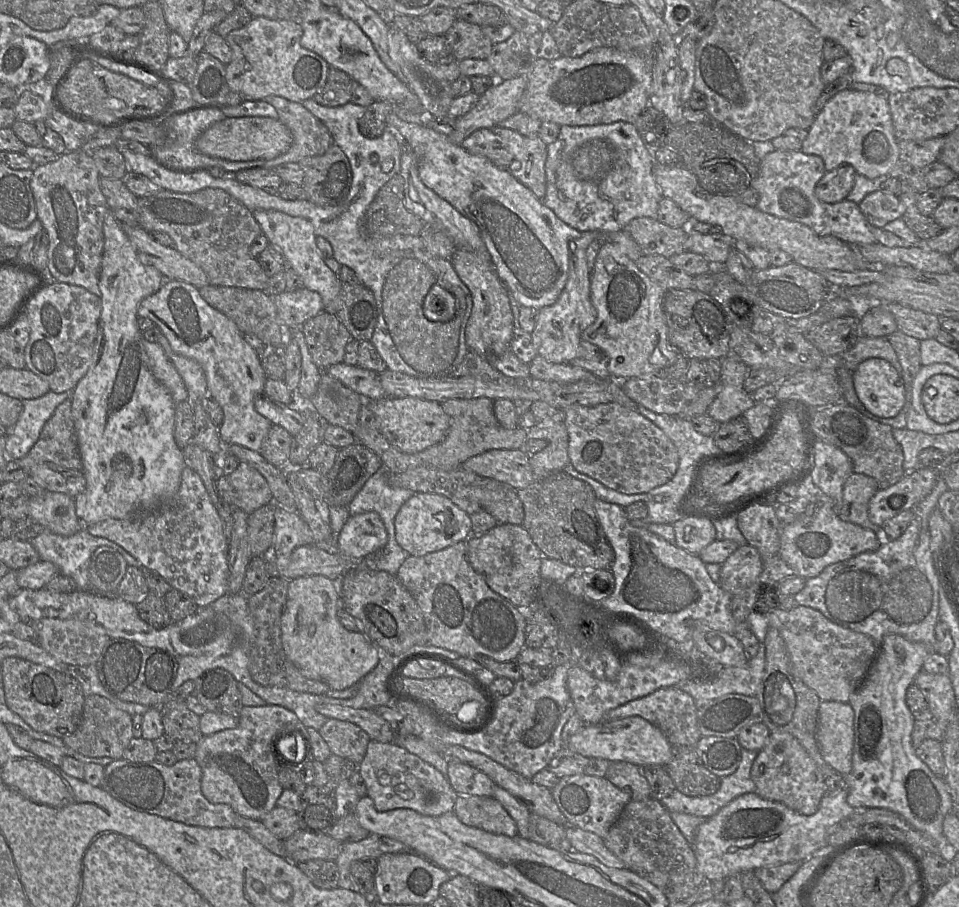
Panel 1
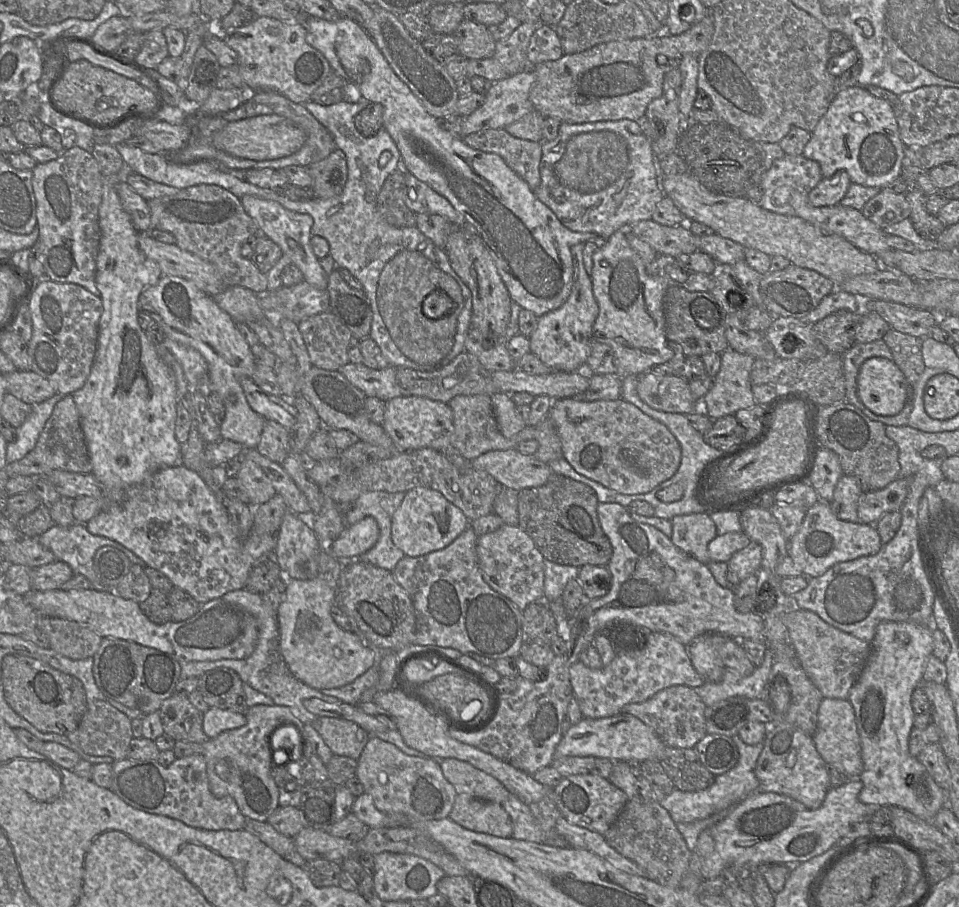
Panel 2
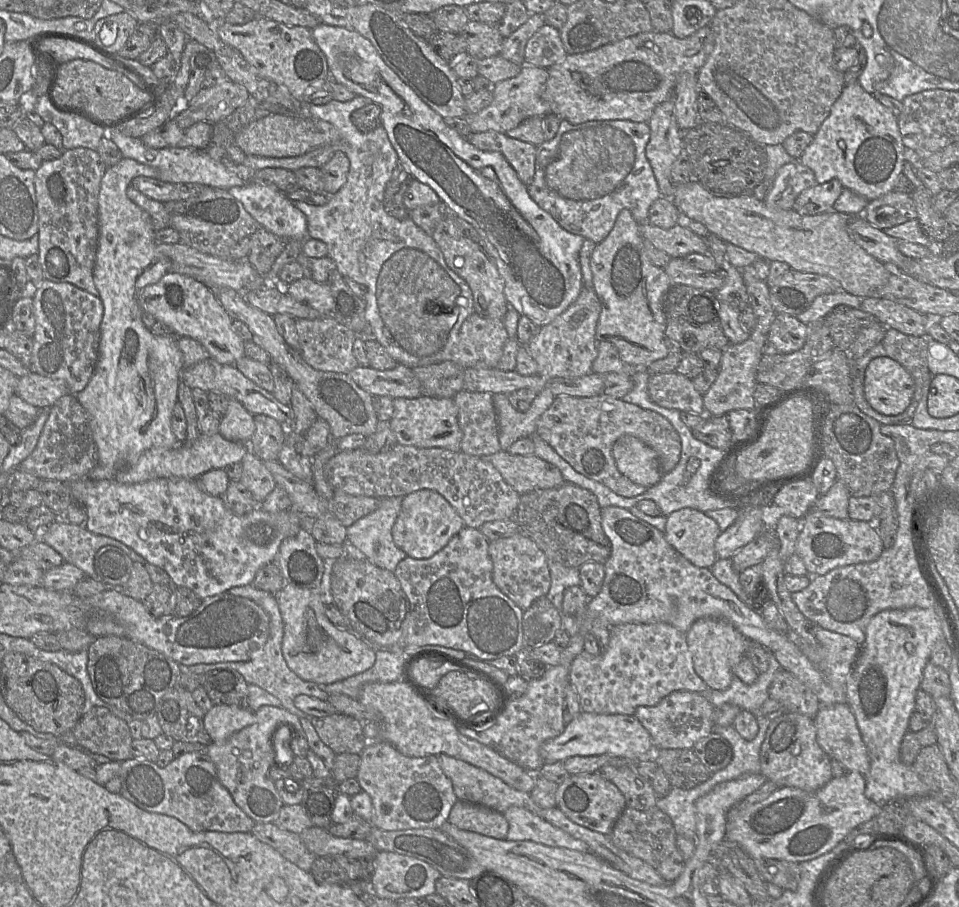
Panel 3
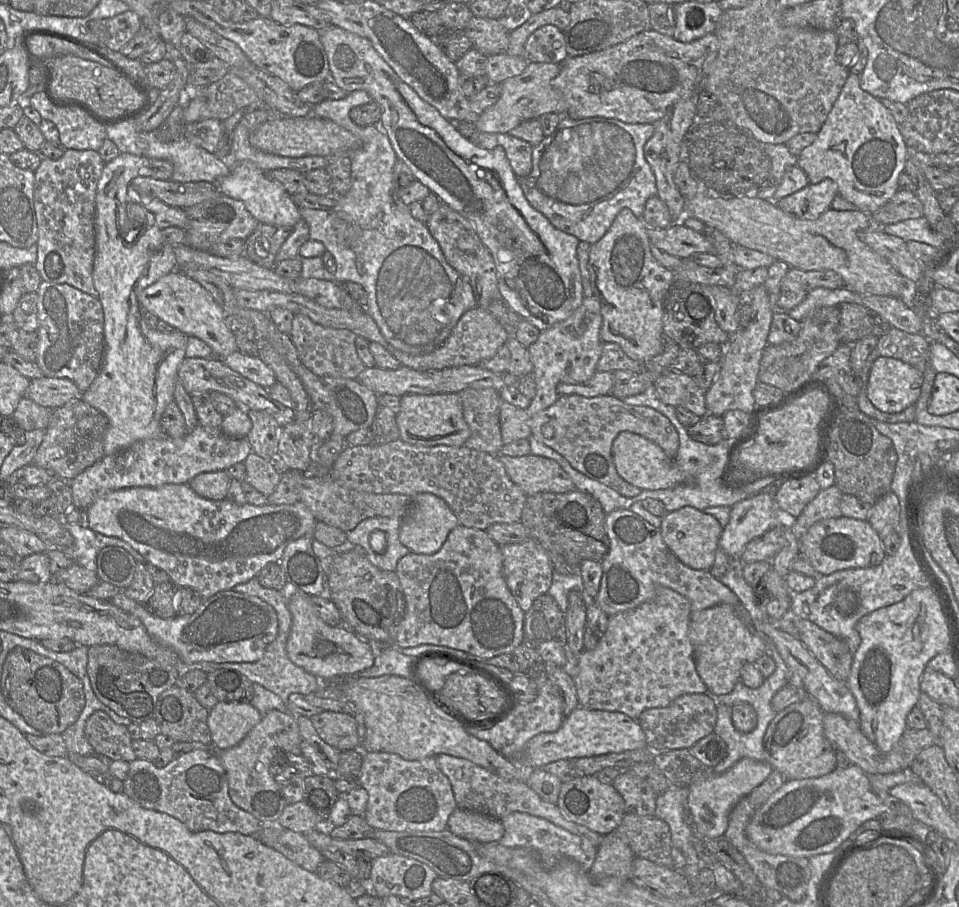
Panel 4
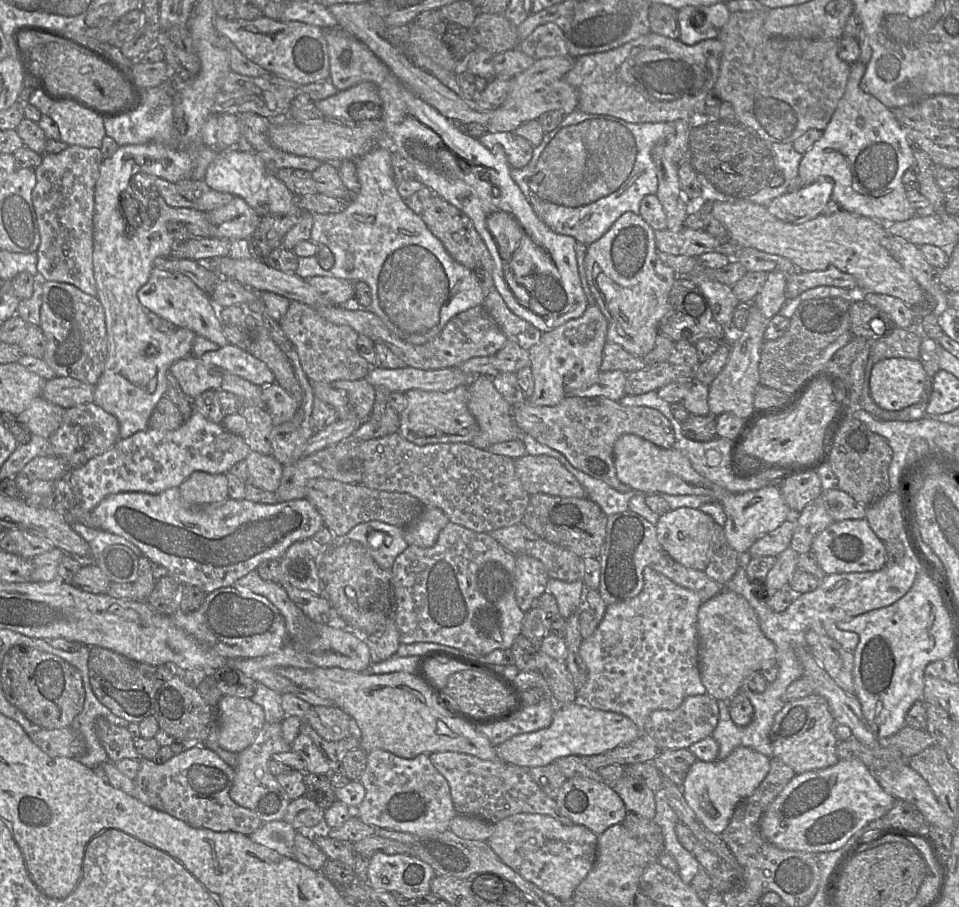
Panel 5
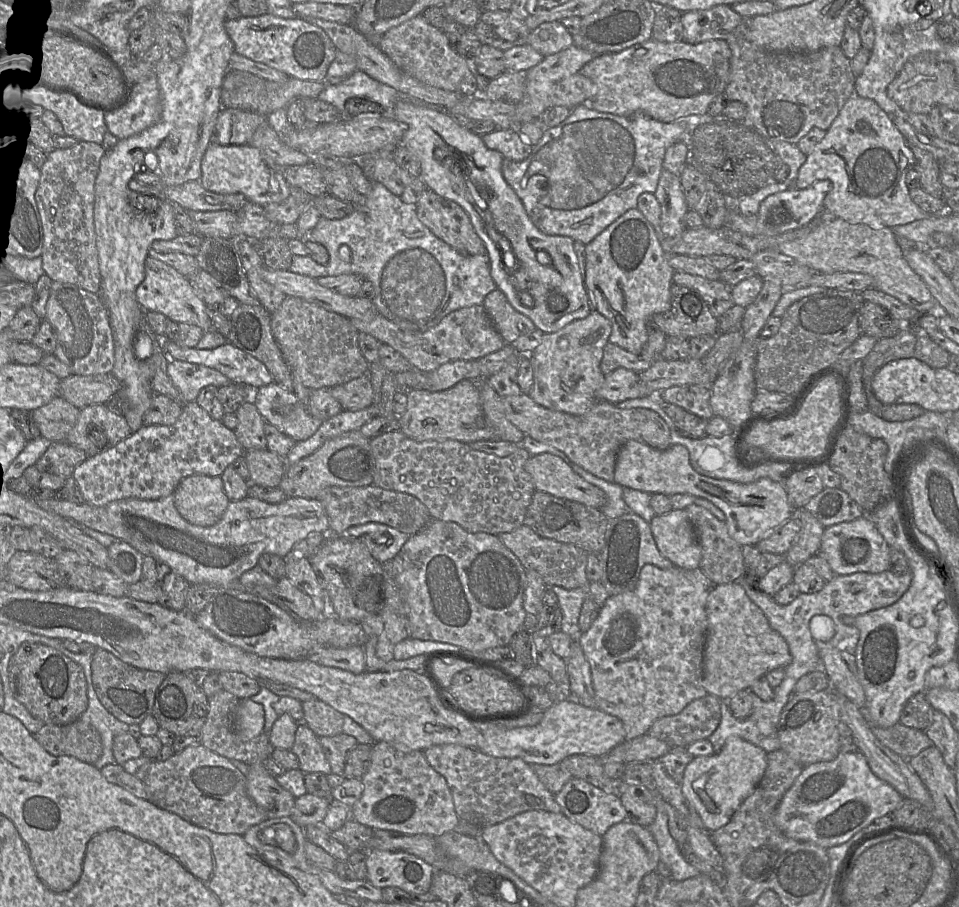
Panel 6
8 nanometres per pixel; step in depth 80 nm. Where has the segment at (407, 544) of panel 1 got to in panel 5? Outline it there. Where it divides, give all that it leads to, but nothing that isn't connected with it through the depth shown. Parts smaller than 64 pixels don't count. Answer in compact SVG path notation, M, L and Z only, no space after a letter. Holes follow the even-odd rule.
M425 506L421 515L404 528L403 537L408 545L432 547L440 531L449 523L446 514L437 507Z

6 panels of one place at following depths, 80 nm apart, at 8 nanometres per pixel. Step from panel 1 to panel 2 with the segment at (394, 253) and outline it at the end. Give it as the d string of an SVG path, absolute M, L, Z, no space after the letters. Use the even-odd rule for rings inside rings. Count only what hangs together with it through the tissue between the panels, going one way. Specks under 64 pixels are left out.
M365 98L356 103L341 101L329 106L320 105L311 100L304 104L306 109L330 131L337 148L341 149L347 158L347 182L341 194L332 198L294 201L283 194L251 184L245 179L239 179L230 174L215 170L212 168L211 163L206 160L183 166L172 162L166 153L149 154L125 143L119 143L115 147L132 172L136 172L155 182L178 189L185 189L199 184L214 184L225 188L239 198L244 195L252 195L257 198L279 202L288 210L309 214L313 218L312 235L321 236L330 244L330 255L320 259L320 264L325 273L329 275L336 267L345 268L362 283L373 311L369 337L379 346L390 366L409 367L421 371L435 371L447 365L460 353L464 352L465 340L472 317L472 293L451 267L444 249L436 246L417 226L398 228L388 224L380 217L377 209L378 194L387 177L396 169L402 168L402 157L396 143L384 127L371 137L365 137L357 130L354 118L369 104L370 101ZM384 151L391 152L392 156L386 166L380 167L379 158ZM434 290L446 292L454 302L452 311L439 319L428 318L423 313L424 300Z

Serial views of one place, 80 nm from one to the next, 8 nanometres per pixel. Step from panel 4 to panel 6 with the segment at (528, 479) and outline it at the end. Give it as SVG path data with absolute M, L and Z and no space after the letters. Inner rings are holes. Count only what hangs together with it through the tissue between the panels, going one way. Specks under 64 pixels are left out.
M532 455L525 463L525 470L532 478L535 491L598 509L606 502L603 490L584 480L556 455Z

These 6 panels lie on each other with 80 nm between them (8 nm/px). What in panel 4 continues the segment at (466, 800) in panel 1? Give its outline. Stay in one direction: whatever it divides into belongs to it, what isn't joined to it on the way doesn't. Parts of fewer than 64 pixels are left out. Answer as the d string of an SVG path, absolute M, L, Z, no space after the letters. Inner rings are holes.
M459 807L449 816L447 829L475 843L499 841L505 831L501 819Z

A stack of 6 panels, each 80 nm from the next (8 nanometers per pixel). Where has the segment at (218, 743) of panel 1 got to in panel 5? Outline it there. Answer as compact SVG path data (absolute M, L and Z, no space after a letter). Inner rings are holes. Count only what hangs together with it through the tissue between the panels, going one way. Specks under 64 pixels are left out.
M265 722L252 744L237 753L238 761L234 768L235 777L230 789L230 797L240 806L256 812L263 823L283 820L286 809L291 801L267 766L273 754L291 750L291 744L283 739L281 723L269 724Z

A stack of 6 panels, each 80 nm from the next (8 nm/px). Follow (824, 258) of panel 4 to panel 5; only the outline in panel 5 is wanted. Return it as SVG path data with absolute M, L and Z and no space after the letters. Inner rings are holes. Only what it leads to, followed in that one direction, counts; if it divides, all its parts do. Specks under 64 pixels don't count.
M748 199L713 201L710 203L711 214L727 229L727 236L742 248L755 248L759 251L775 254L789 259L799 271L824 271L835 267L852 275L860 292L873 292L899 298L908 306L914 306L924 299L925 292L915 279L882 246L882 239L888 233L887 224L858 214L839 210L832 215L820 214L802 223L790 224L773 216L765 206L750 202Z

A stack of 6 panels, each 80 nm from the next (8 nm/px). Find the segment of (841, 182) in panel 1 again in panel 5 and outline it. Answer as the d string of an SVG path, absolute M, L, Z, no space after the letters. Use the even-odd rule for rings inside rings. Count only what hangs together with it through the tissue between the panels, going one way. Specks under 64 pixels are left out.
M820 178L810 185L774 198L767 209L783 222L795 225L805 223L822 214L831 200L833 186L832 178Z

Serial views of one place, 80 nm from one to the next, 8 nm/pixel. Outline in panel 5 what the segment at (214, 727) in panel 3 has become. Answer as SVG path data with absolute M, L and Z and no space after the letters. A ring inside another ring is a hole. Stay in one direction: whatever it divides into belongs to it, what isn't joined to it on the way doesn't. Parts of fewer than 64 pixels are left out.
M222 696L215 707L218 744L239 753L252 744L265 724L262 706L250 698Z

